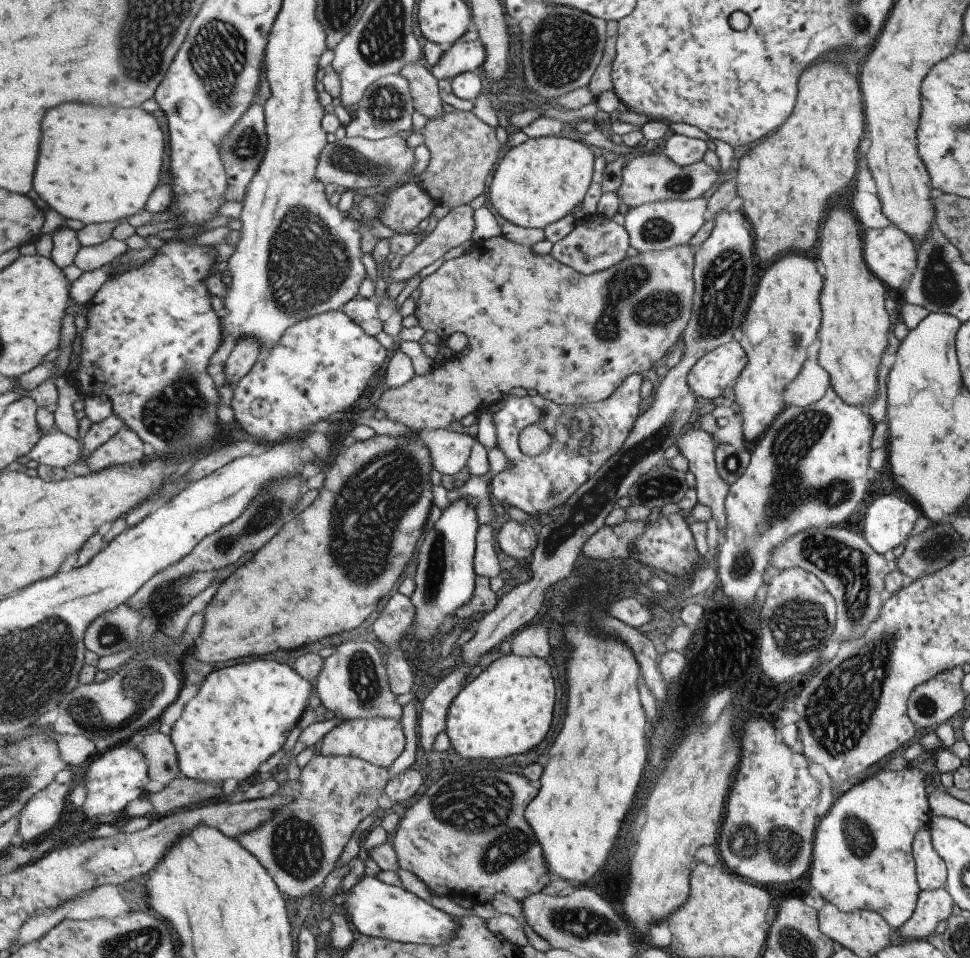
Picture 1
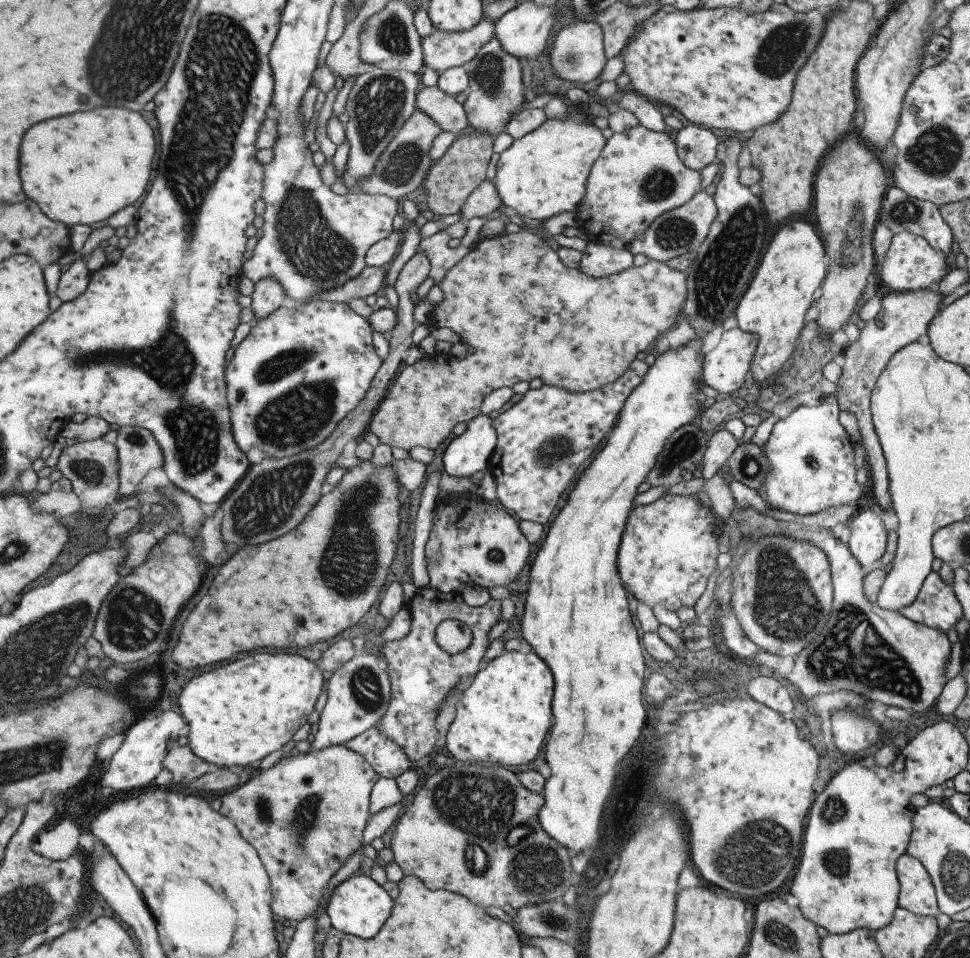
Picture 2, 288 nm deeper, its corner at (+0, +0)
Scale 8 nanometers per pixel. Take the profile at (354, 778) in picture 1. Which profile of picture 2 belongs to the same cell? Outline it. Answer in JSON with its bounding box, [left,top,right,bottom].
[219,746,381,924]

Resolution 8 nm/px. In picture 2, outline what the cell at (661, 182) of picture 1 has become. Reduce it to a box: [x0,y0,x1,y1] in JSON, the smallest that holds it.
[575,126,701,250]

